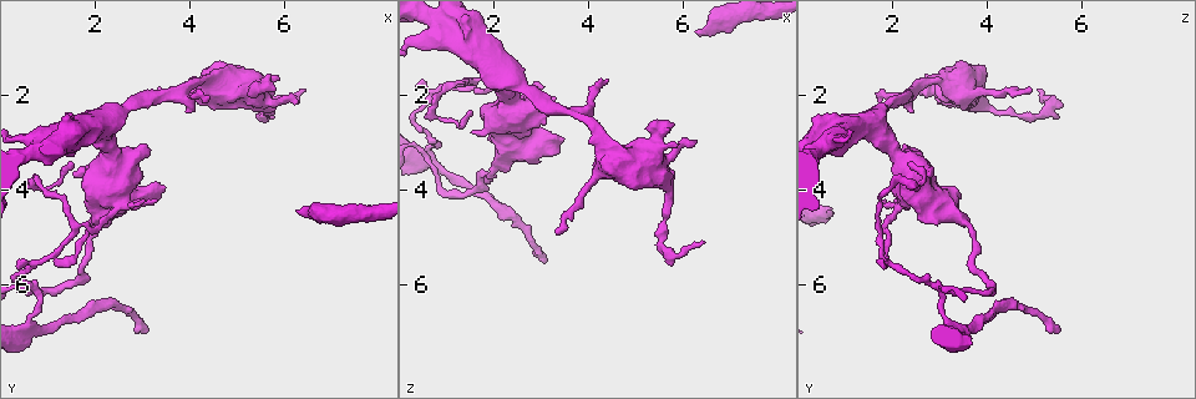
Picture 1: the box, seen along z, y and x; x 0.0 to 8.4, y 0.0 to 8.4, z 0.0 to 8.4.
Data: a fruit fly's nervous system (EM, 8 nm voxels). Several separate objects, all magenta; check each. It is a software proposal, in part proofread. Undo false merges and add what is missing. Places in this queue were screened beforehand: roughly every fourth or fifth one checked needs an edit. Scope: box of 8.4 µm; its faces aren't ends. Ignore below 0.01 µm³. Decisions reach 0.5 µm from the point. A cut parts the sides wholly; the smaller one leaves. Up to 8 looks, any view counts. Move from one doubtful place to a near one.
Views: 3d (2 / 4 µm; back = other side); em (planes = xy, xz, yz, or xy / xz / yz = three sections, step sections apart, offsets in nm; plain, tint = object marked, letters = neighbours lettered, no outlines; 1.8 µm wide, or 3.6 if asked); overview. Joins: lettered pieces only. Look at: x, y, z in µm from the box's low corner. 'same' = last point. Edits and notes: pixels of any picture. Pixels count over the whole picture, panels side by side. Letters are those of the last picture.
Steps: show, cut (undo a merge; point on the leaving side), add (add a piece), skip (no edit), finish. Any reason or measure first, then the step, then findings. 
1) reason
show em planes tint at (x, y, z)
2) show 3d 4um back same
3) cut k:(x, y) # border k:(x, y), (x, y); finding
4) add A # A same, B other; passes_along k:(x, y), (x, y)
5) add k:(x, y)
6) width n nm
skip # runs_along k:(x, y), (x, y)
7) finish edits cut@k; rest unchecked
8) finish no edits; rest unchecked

stops while still wide
show em 3.6um planes letters at (6.30, 4.50, 0.75)

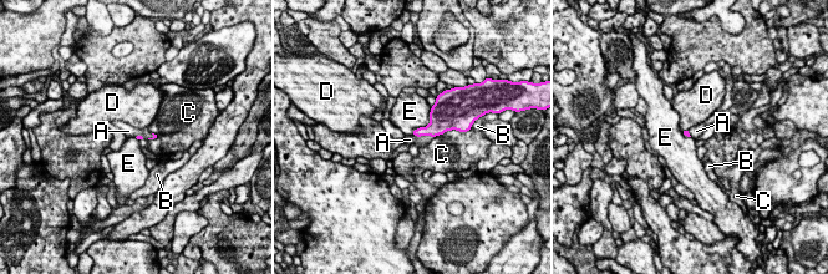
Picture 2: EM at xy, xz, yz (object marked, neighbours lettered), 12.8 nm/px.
add A # A same, B other, C other, D other, E other; passes_along 2:(438, 125), (422, 135), (410, 140); it goes on there

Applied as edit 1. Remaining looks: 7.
free end
show em planes letters at (3.35, 1.90, 4.95)

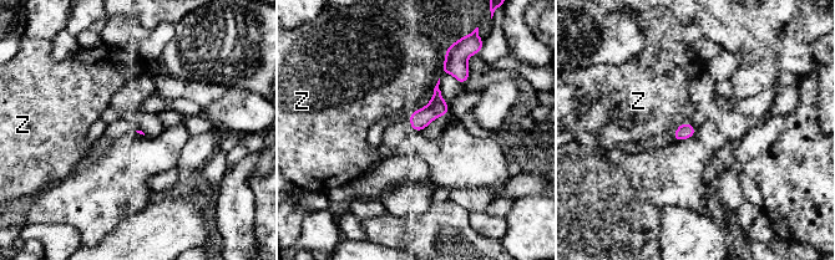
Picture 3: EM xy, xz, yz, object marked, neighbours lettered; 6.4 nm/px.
skip # Z other; border 3:(439, 77), (431, 98), (409, 115); none of them fits

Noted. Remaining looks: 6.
finish edits add@2; rest unchecked

